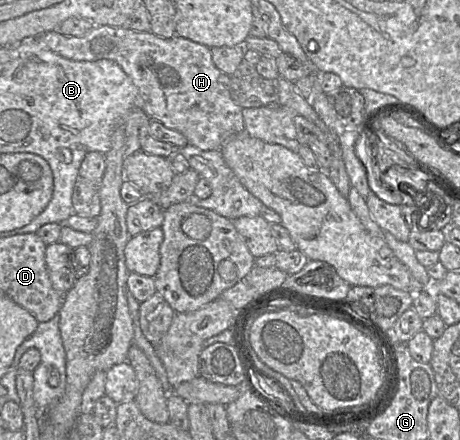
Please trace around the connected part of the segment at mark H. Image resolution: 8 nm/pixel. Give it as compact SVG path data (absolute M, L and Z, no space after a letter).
M107 25L95 26L82 37L66 36L58 31L50 31L34 38L52 52L69 60L108 59L116 62L138 88L143 99L143 110L151 120L157 120L165 127L182 133L188 144L201 150L220 150L228 140L244 133L243 108L238 106L230 96L230 76L215 66L210 48L203 44L177 35L172 38L162 38L151 31L138 32L126 26Z

